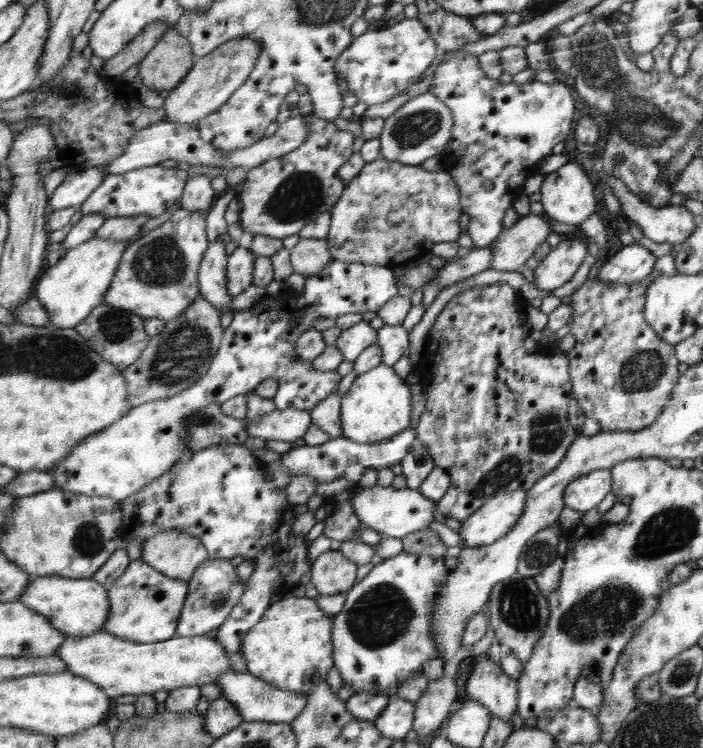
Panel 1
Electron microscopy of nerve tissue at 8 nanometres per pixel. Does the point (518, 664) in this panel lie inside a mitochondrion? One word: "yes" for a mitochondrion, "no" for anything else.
no

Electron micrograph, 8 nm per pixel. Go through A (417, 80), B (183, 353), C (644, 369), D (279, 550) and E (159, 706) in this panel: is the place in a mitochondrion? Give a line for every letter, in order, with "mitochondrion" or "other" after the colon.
A: other
B: mitochondrion
C: mitochondrion
D: other
E: other

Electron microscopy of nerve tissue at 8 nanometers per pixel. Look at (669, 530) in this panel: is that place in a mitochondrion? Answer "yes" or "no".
yes

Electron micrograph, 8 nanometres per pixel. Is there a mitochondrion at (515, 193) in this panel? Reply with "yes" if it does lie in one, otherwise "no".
no

